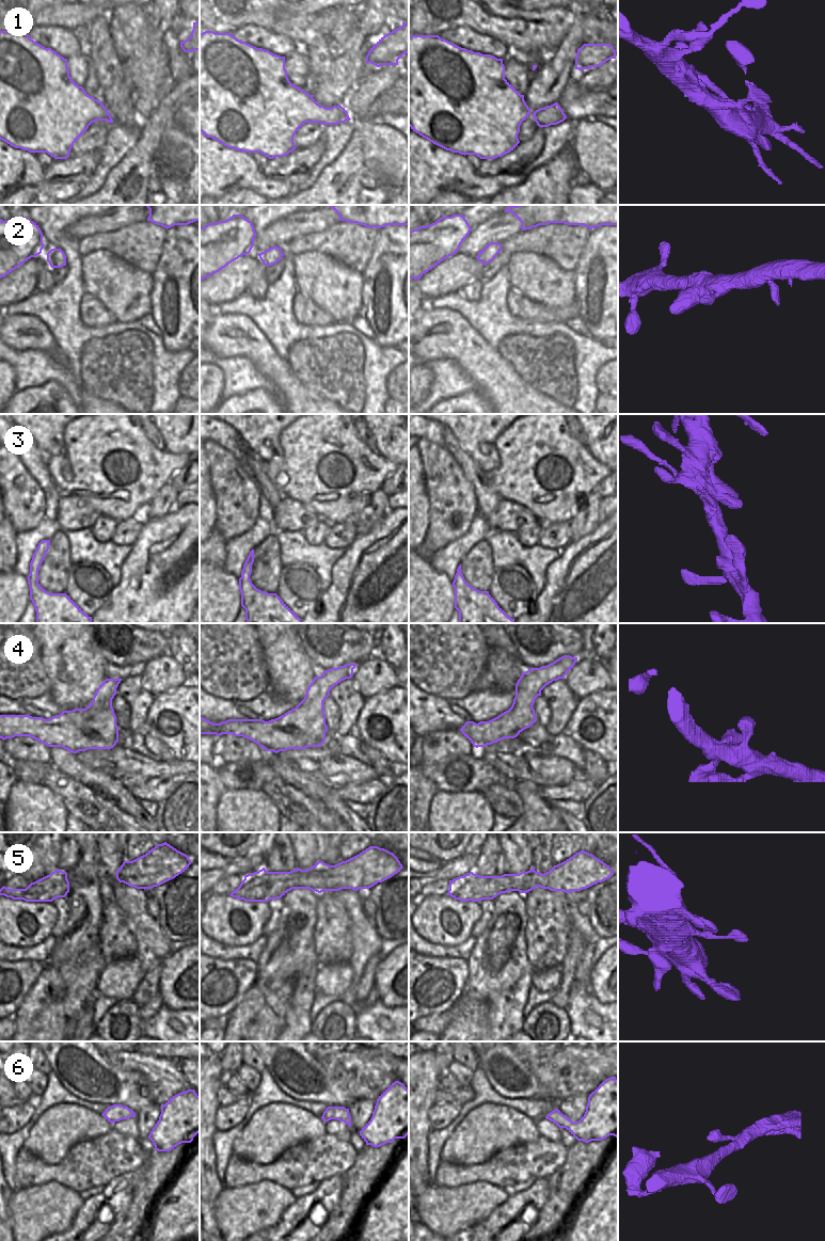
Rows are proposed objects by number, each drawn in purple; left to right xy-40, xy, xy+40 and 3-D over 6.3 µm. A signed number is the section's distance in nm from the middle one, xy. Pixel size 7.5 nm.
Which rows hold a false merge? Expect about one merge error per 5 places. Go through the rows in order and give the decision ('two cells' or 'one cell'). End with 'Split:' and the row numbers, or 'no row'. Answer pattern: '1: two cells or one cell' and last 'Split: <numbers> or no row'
1: one cell
2: one cell
3: one cell
4: one cell
5: one cell
6: one cell
Split: no row

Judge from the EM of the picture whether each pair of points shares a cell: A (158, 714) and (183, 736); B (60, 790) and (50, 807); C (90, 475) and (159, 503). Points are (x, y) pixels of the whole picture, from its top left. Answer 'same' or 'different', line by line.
A: same
B: different
C: different

